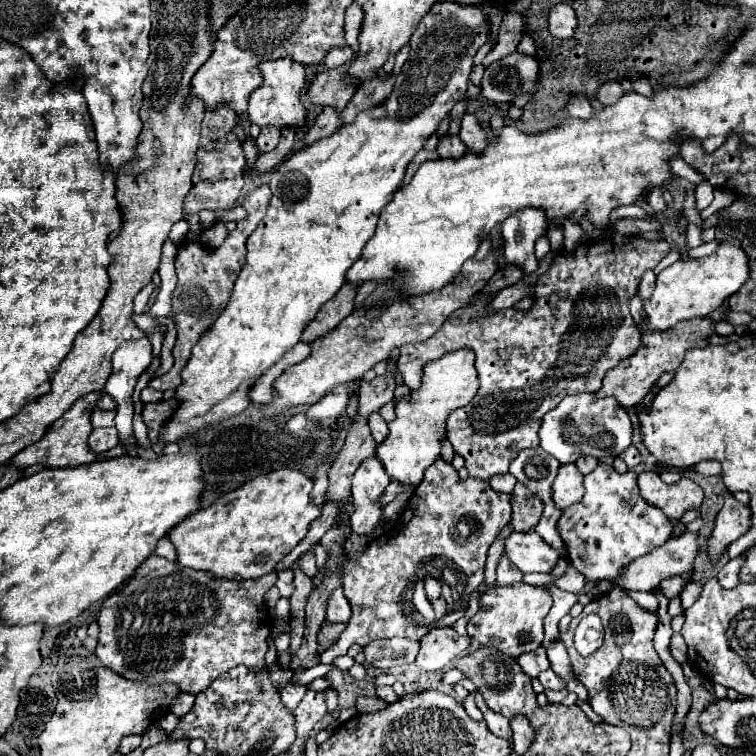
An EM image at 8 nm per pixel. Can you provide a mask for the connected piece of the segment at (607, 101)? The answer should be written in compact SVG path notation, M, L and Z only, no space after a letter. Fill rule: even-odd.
M605 83L599 87L599 101L603 105L613 105L613 103L617 103L617 99L621 99L623 93L625 91L619 83Z

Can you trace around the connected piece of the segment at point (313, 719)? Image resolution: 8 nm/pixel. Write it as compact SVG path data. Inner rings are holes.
M307 691L305 697L301 699L301 703L295 709L295 727L297 727L297 737L307 739L311 735L311 729L315 727L317 721L323 719L323 715L327 713L327 705L325 705L325 693L317 693L317 691Z

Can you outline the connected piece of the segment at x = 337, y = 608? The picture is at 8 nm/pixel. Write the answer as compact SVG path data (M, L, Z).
M341 587L333 589L327 599L327 619L331 623L347 623L351 617L351 605L345 599Z

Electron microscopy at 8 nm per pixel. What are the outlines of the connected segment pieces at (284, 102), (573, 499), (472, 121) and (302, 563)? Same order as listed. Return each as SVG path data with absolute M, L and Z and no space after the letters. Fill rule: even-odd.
M277 59L277 61L265 61L259 65L263 73L263 83L253 91L249 99L249 121L259 127L277 127L277 129L303 129L307 121L307 109L301 103L301 95L305 89L305 67L291 59Z
M561 465L559 475L553 483L553 501L559 509L567 509L573 503L579 503L583 499L585 487L583 487L583 475L577 469L577 465Z
M469 113L463 115L463 129L459 131L459 137L467 145L467 149L473 151L475 155L481 155L481 151L485 149L487 135L475 115L469 115Z
M307 551L299 557L299 569L307 575L307 577L313 577L317 573L317 565L315 565L315 553L313 551Z

